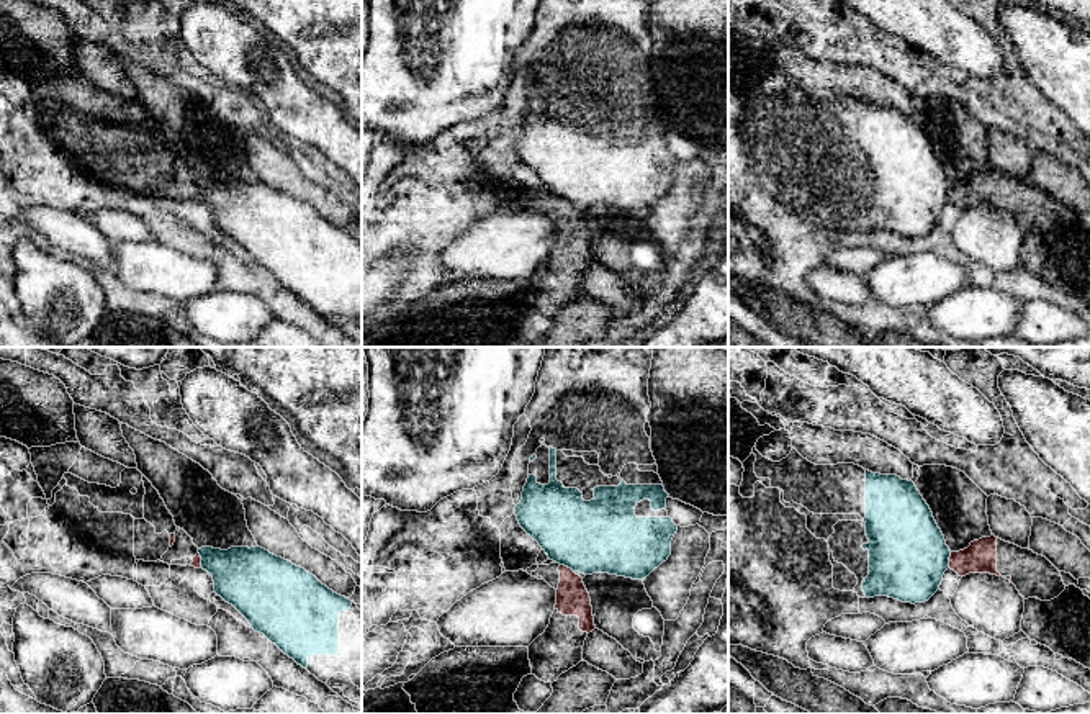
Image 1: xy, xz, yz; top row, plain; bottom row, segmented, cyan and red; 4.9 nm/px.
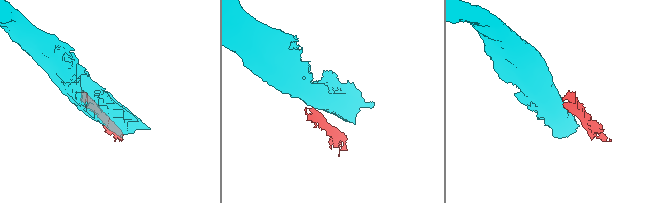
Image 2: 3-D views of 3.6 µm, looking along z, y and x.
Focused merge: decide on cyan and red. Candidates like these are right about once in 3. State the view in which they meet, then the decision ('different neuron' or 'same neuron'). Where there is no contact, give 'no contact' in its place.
yz | different neuron

